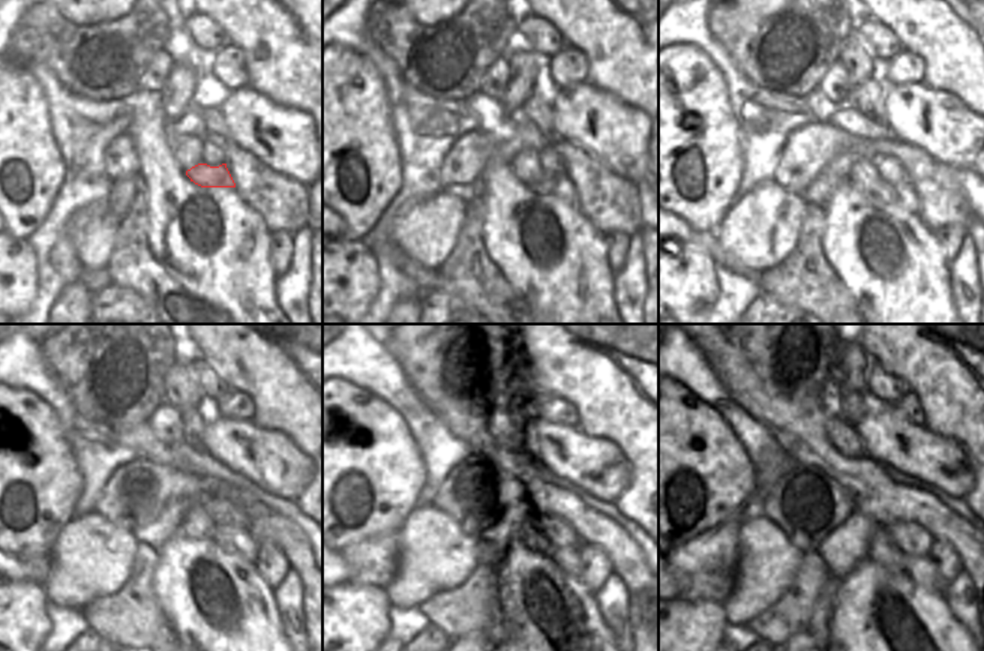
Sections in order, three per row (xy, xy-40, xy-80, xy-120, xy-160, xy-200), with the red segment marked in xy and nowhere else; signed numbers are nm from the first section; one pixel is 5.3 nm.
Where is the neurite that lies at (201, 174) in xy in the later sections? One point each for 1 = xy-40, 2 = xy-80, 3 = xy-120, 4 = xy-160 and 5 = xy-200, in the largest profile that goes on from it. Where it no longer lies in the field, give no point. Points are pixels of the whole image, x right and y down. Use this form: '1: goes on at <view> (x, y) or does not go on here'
1: goes on at xy-40 (558, 185)
2: goes on at xy-80 (903, 195)
3: goes on at xy-120 (233, 539)
4: goes on at xy-160 (570, 560)
5: goes on at xy-200 (920, 569)

